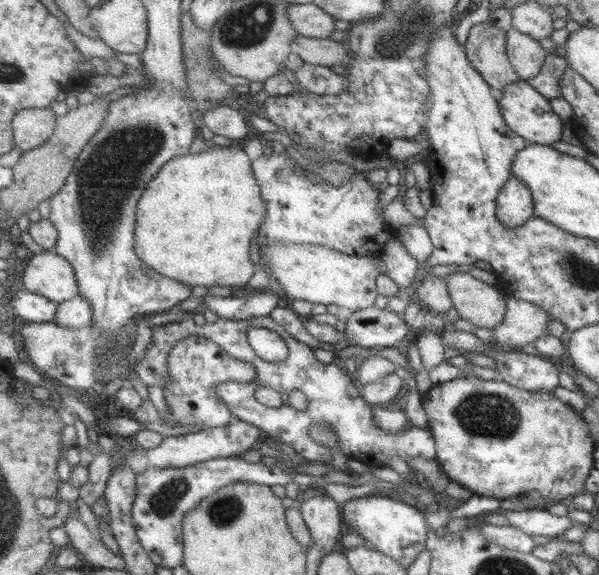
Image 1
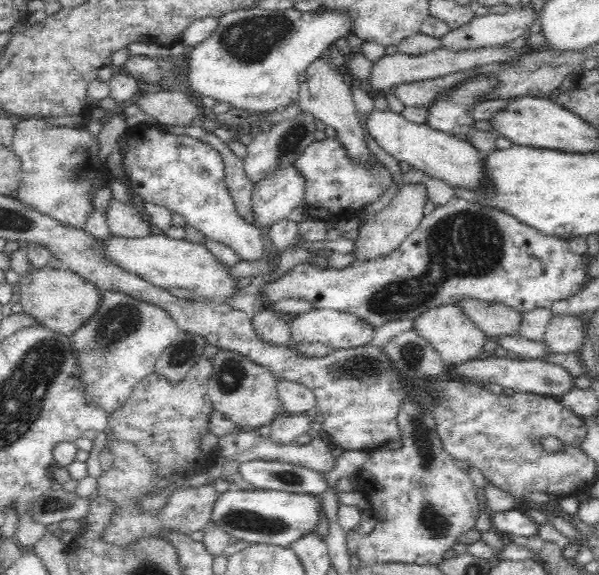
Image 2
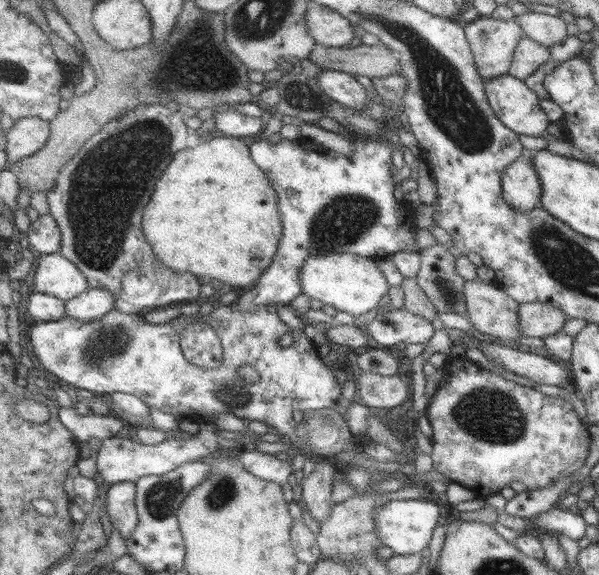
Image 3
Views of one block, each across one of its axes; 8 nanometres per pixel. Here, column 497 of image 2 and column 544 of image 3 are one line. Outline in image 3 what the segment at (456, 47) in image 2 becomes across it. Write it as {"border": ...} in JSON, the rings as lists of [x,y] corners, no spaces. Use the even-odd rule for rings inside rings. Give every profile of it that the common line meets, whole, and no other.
{"border":[[[530,11],[519,15],[516,13],[515,18],[525,30],[525,36],[542,43],[542,46],[549,48],[562,44],[568,36],[567,24],[559,15]]]}

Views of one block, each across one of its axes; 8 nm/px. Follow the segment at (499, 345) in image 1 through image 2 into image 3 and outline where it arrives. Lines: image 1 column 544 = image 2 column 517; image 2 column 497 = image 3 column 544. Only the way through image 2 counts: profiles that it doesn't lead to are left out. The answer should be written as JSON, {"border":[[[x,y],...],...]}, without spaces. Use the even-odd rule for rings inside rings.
{"border":[[[530,302],[520,304],[518,319],[522,336],[544,338],[560,331],[567,321],[566,313],[550,303]]]}

